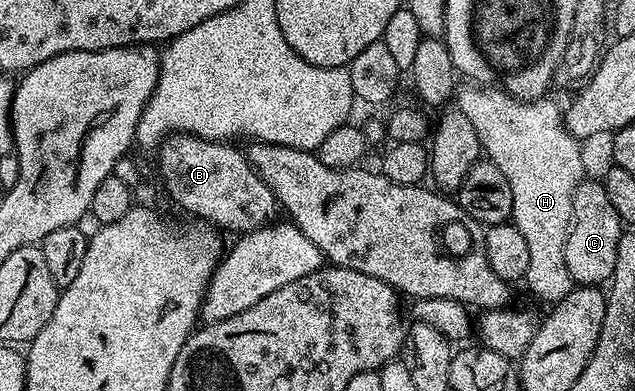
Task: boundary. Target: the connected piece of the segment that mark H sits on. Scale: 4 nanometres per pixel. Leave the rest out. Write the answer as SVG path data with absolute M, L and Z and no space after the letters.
M472 82L465 85L465 88L464 85L457 87L454 93L455 107L460 108L466 118L470 118L480 139L481 149L486 153L487 159L498 166L502 174L506 174L506 182L510 182L510 194L514 194L511 223L522 230L522 238L526 238L526 247L530 253L530 266L526 266L523 283L528 284L529 290L538 299L545 300L545 305L557 304L574 287L570 270L566 270L566 238L572 221L574 190L586 176L580 154L581 141L571 136L564 127L561 105L556 105L549 98L525 102L492 86L477 86Z

